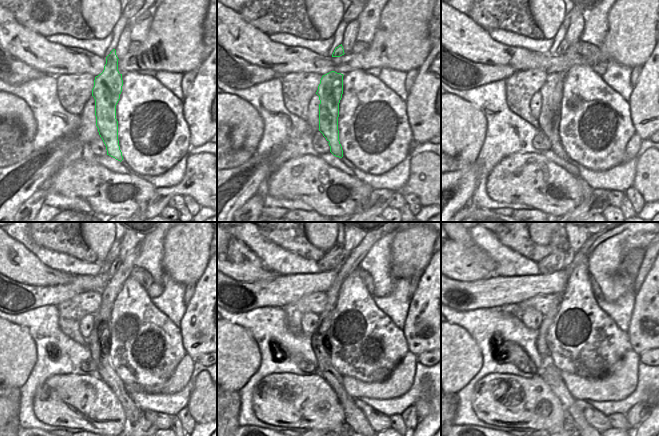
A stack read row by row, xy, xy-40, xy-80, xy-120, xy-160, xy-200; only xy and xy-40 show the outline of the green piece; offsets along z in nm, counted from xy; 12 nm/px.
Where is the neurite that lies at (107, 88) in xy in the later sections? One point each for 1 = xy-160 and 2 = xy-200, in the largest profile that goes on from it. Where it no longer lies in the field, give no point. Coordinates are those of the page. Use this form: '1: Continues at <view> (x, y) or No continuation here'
1: Continues at xy-160 (344, 257)
2: Continues at xy-200 (570, 253).

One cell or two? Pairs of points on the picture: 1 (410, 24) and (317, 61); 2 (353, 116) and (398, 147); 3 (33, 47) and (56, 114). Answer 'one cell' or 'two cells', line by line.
1: one cell
2: one cell
3: two cells

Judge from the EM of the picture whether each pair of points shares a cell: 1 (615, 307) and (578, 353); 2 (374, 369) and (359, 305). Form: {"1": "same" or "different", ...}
{"1": "different", "2": "same"}

